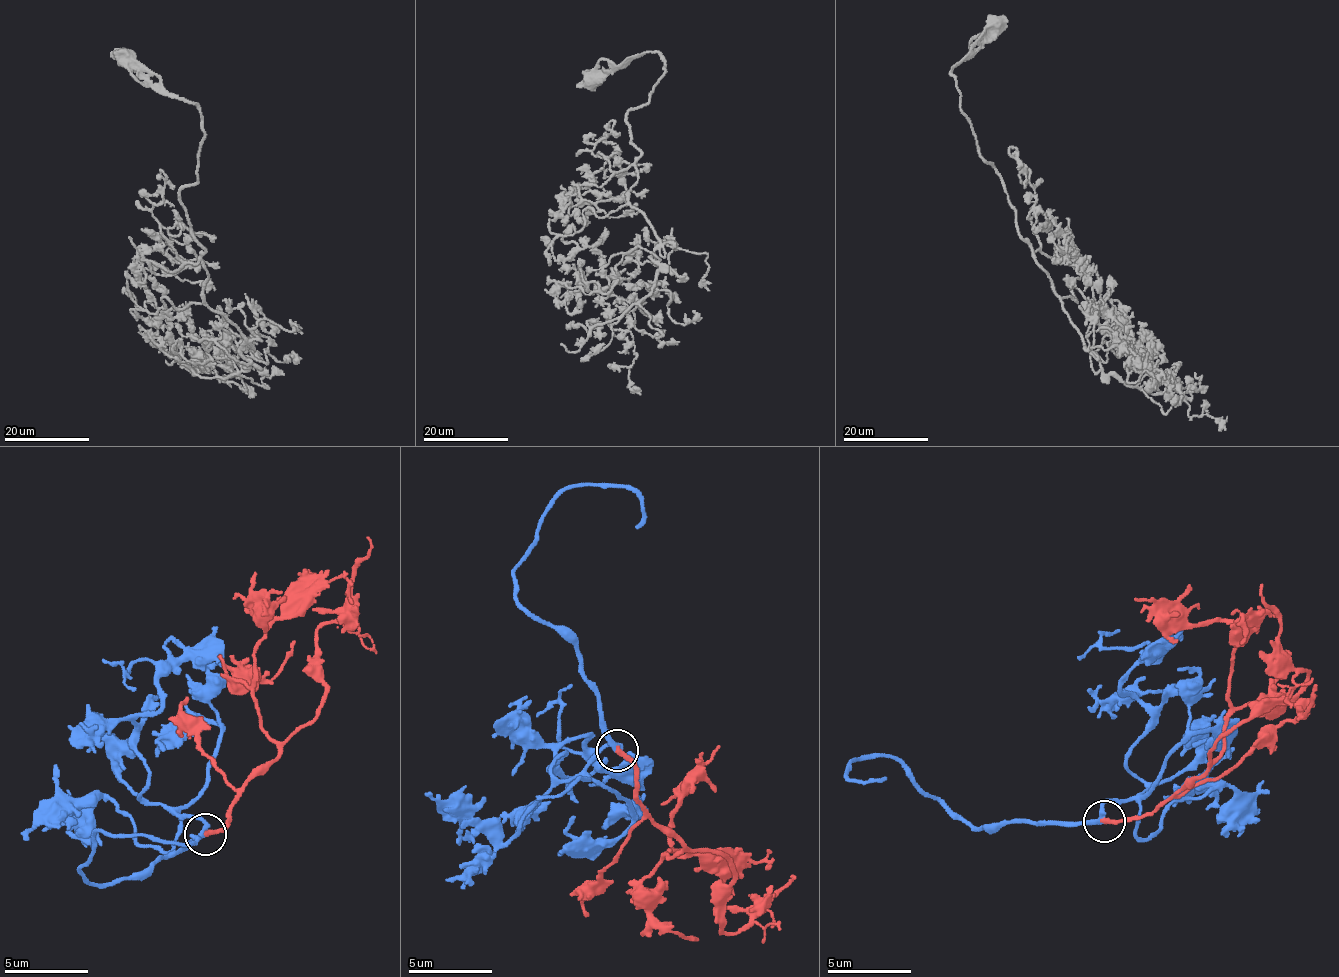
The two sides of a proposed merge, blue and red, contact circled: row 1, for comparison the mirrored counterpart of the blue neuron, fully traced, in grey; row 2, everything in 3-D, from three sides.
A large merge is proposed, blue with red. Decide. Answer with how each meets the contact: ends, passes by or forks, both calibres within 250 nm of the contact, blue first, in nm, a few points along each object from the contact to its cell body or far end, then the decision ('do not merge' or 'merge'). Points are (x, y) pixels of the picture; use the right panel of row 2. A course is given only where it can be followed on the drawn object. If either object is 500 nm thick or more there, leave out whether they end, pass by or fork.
blue passes by; red ends; calibres 280 and 300 nm; course blue (1103, 820), (1079, 825), (1011, 820), (968, 824), (891, 758), (854, 759), (847, 773), (870, 781), (888, 776); course red (1103, 820), (1151, 816), (1208, 768), (1220, 738), (1288, 701), (1309, 676), (1280, 653), (1280, 615), (1261, 585); merge

